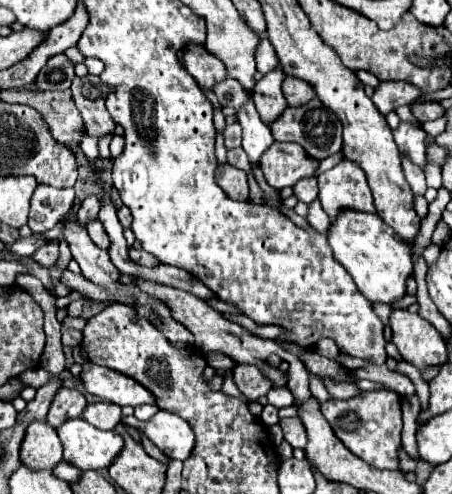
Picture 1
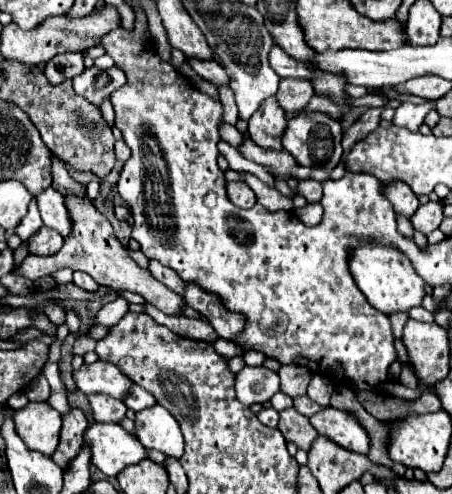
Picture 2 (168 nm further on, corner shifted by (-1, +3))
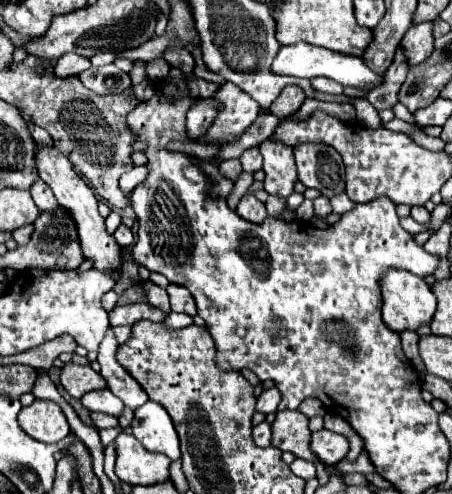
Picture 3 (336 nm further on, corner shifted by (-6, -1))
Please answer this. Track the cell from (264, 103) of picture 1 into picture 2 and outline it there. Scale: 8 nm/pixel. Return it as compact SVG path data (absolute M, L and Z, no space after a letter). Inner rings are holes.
M269 96L263 100L263 106L249 118L249 136L255 140L261 148L273 148L281 150L281 136L283 128L287 126L285 110L277 104L275 96Z

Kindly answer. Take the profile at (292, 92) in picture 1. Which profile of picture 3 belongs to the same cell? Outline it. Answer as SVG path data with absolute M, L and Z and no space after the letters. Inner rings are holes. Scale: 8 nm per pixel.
M286 86L284 92L280 92L280 96L272 102L272 106L268 108L270 114L278 116L278 118L288 118L294 112L298 112L298 108L302 106L306 94L302 92L302 88L298 86Z

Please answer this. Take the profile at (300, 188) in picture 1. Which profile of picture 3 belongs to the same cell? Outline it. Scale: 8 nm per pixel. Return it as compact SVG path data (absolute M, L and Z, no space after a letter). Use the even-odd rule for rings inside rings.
M318 196L314 200L314 214L320 216L320 218L326 218L328 214L332 214L332 206L330 206L330 200L326 200L324 196Z

